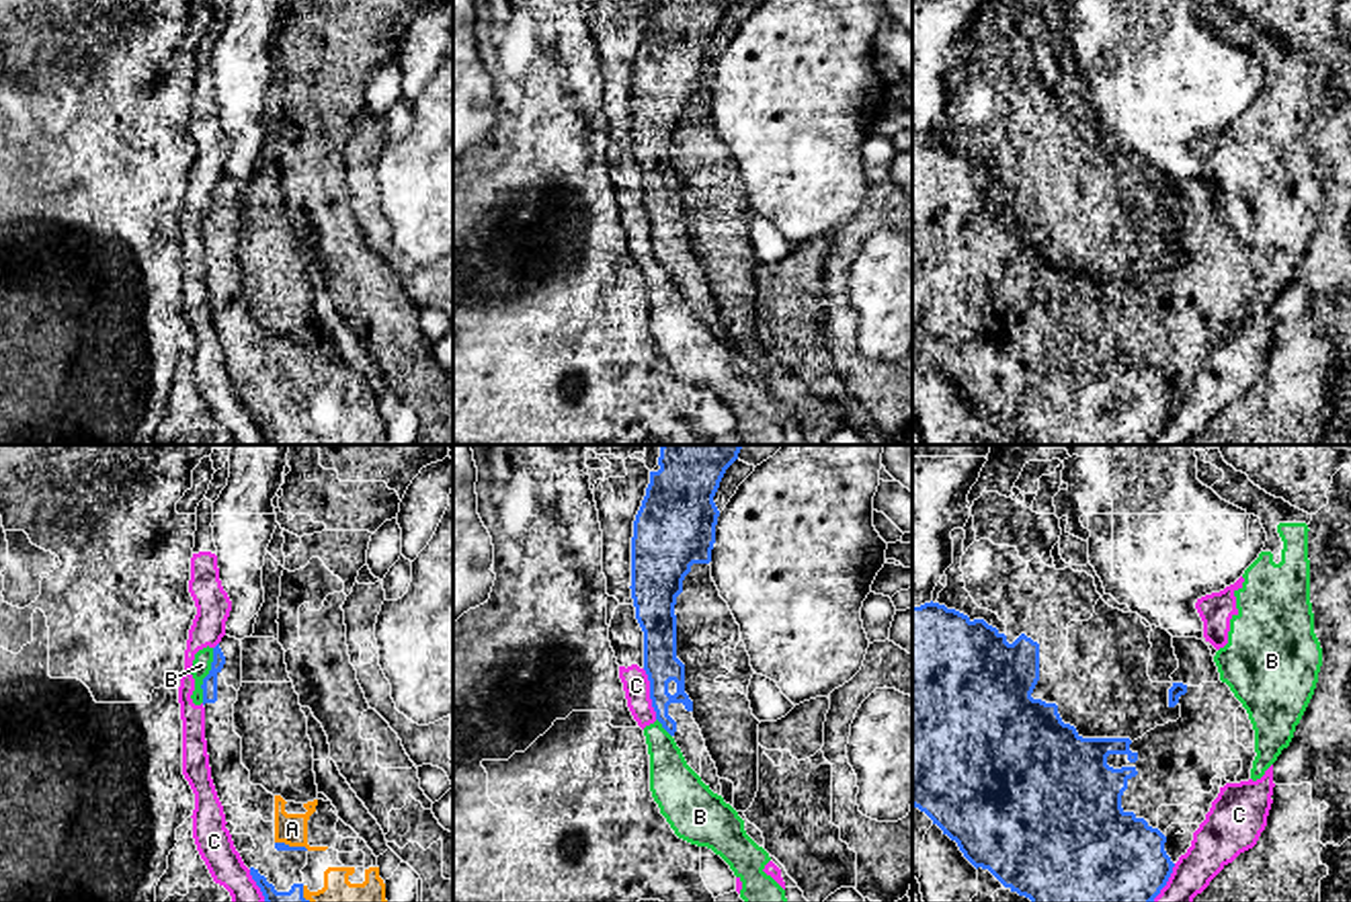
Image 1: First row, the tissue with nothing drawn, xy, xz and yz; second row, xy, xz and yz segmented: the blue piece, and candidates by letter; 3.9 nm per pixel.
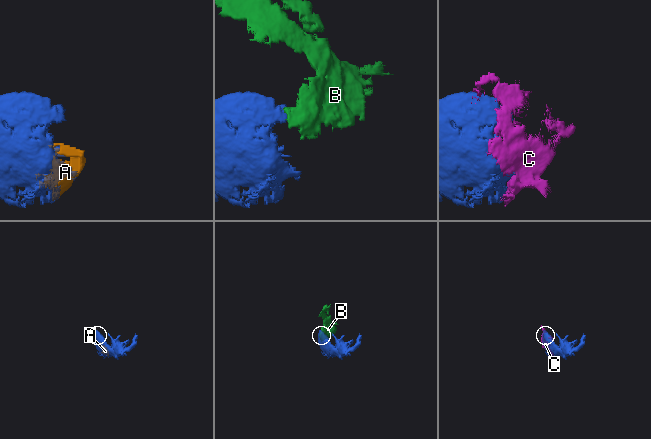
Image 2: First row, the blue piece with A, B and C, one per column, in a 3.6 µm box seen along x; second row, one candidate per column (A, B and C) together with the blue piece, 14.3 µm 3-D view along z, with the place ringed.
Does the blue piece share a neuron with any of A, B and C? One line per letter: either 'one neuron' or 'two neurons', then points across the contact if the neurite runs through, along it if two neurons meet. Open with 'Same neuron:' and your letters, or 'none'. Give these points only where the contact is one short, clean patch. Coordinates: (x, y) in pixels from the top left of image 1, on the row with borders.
Same neuron: A
A: one neuron
B: two neurons | along xy (214, 648), (214, 661), (201, 685), (201, 702)
C: two neurons

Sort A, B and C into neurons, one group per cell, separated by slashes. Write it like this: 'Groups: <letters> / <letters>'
Groups: A / B C

